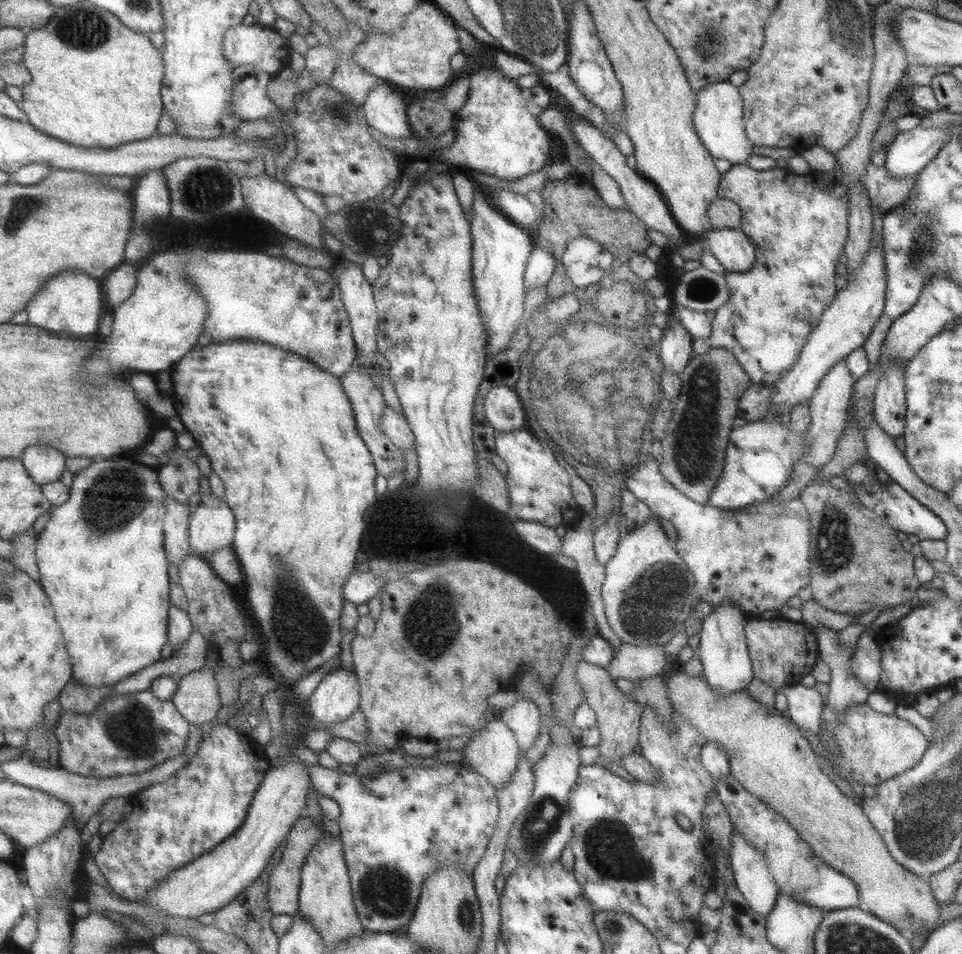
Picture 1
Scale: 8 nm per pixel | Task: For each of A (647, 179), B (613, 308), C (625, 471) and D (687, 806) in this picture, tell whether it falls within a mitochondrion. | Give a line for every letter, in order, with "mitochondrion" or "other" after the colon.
A: other
B: other
C: other
D: other

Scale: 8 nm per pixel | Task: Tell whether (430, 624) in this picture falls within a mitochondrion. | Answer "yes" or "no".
yes

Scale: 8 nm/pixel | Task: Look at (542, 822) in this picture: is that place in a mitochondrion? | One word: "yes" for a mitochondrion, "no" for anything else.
yes

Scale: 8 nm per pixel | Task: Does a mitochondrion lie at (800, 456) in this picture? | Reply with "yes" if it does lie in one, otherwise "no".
no

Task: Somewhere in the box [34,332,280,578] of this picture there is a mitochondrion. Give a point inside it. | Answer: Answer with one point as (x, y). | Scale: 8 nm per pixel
(113, 501)

